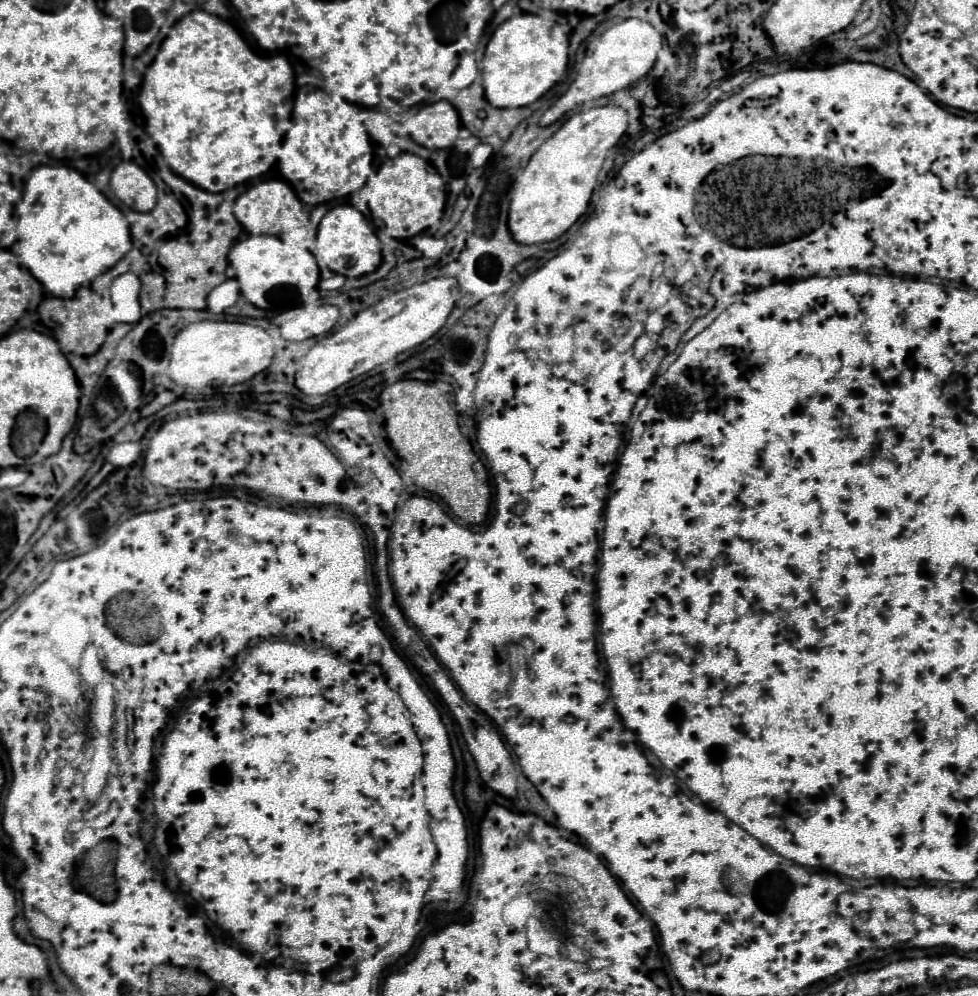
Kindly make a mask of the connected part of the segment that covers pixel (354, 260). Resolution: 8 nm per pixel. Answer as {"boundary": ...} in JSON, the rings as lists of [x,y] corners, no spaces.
{"boundary":[[[337,205],[325,213],[319,223],[317,239],[315,239],[315,255],[321,259],[331,271],[337,271],[345,277],[361,277],[371,273],[381,263],[381,245],[367,219],[353,205]]]}

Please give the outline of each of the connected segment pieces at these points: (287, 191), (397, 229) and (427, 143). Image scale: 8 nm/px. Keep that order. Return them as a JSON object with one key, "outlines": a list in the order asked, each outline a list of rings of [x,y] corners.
{"outlines":[[[[263,181],[259,185],[253,185],[247,193],[243,193],[237,199],[235,217],[249,233],[265,233],[277,237],[301,229],[309,223],[301,199],[297,199],[297,195],[291,191],[291,187],[285,181]]],[[[401,153],[373,169],[373,175],[365,183],[359,209],[365,213],[375,231],[381,229],[389,237],[407,239],[437,223],[443,213],[443,203],[445,181],[441,175],[431,171],[427,161],[419,155]]],[[[437,101],[425,105],[411,117],[409,133],[423,147],[443,149],[453,145],[459,127],[461,127],[461,119],[457,109],[449,101]]]]}

